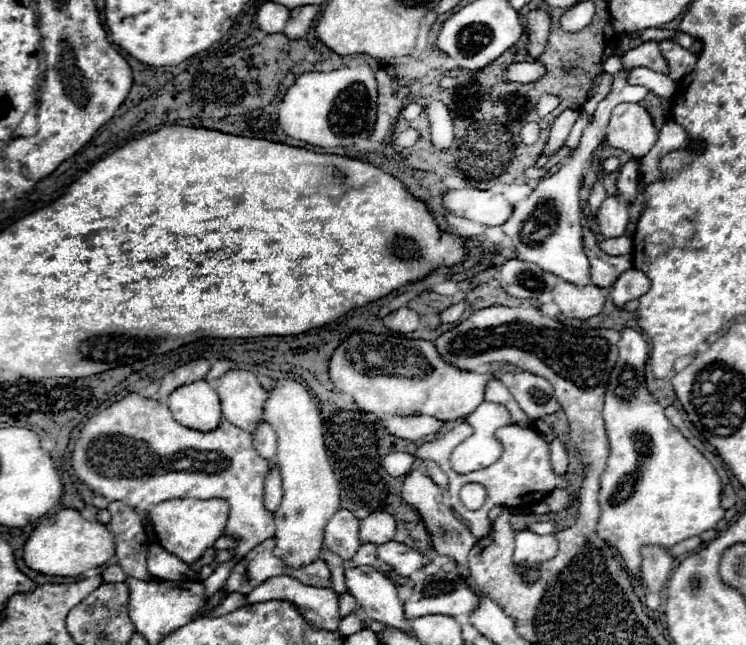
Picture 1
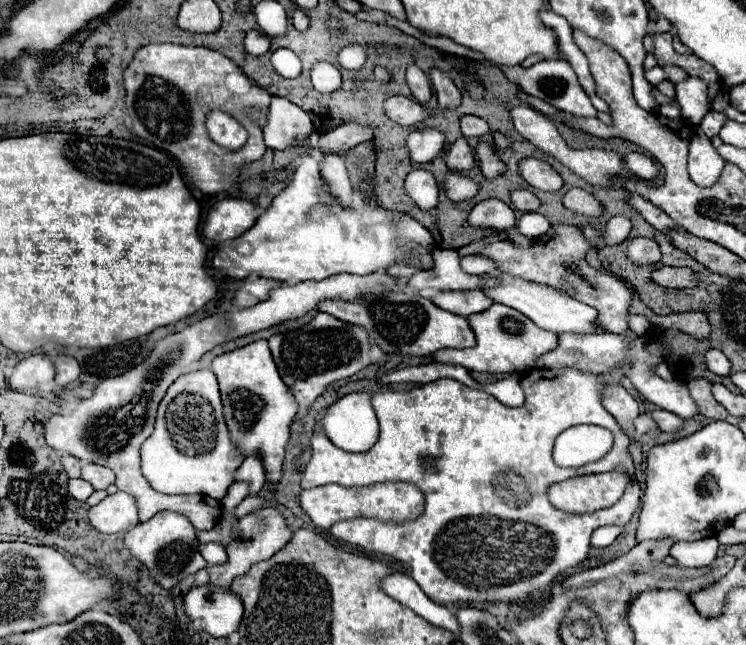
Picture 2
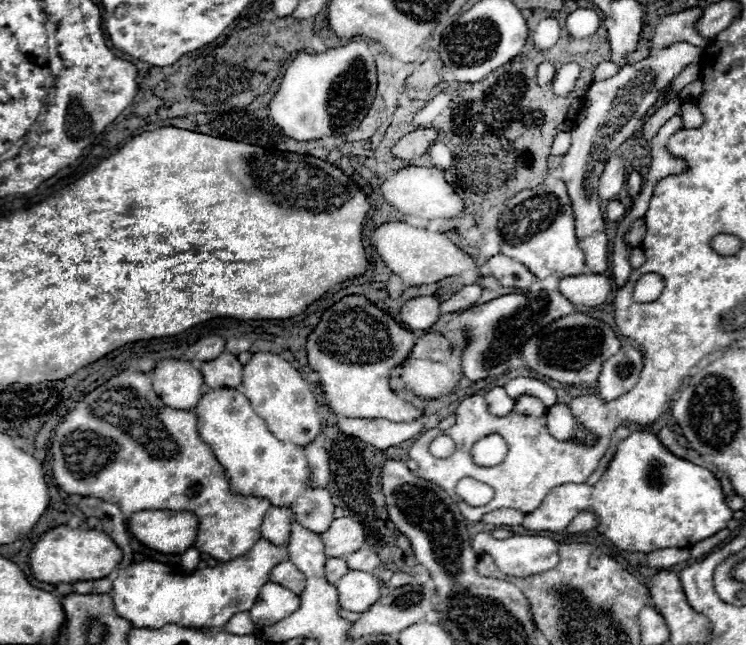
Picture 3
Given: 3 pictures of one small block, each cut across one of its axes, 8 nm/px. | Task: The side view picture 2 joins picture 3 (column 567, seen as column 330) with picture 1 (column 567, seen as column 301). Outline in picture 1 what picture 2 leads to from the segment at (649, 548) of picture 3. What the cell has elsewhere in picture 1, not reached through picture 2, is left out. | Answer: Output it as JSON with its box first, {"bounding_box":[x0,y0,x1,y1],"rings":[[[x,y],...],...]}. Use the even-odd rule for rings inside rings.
{"bounding_box":[548,488,568,512],"rings":[[[560,488],[552,490],[552,492],[548,494],[548,504],[550,504],[550,510],[552,510],[552,512],[564,510],[564,508],[568,506],[568,492],[564,492],[564,490],[560,490]]]}

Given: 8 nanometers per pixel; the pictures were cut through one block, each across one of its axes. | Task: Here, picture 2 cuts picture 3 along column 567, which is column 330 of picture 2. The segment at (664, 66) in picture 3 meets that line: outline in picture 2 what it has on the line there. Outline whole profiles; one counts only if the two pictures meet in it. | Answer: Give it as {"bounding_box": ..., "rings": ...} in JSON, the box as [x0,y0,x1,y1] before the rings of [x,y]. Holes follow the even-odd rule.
{"bounding_box":[320,152,352,206],"rings":[[[324,152],[322,162],[320,162],[320,170],[322,170],[322,176],[324,176],[326,184],[330,186],[332,194],[342,204],[352,206],[352,186],[350,186],[350,180],[348,180],[348,172],[346,172],[346,164],[344,164],[342,154]]]}

